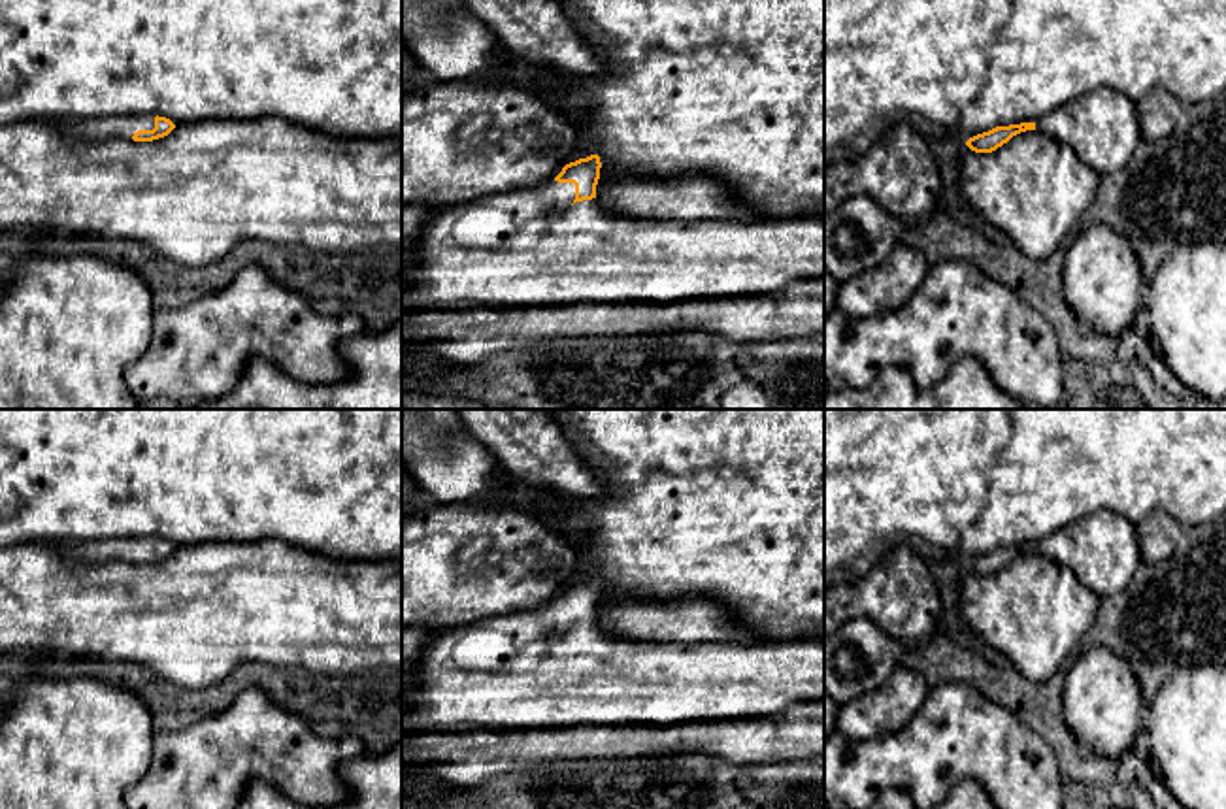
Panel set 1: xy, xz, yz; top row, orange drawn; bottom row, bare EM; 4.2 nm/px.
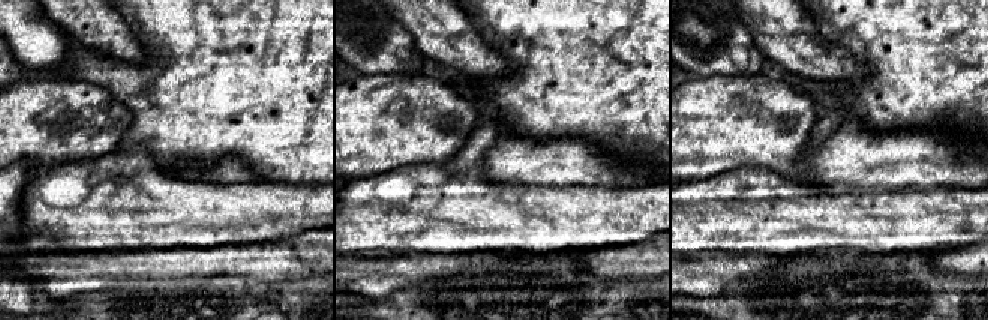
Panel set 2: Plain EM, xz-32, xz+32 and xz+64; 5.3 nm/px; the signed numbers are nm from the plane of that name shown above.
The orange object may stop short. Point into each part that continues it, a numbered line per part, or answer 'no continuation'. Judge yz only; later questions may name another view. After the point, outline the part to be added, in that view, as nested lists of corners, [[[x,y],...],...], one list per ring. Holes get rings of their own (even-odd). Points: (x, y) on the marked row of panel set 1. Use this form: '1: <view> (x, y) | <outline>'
1: yz (1102, 127) | [[[1107,87],[1041,117],[1035,130],[1069,145],[1100,177],[1126,168],[1143,141],[1135,102]]]

